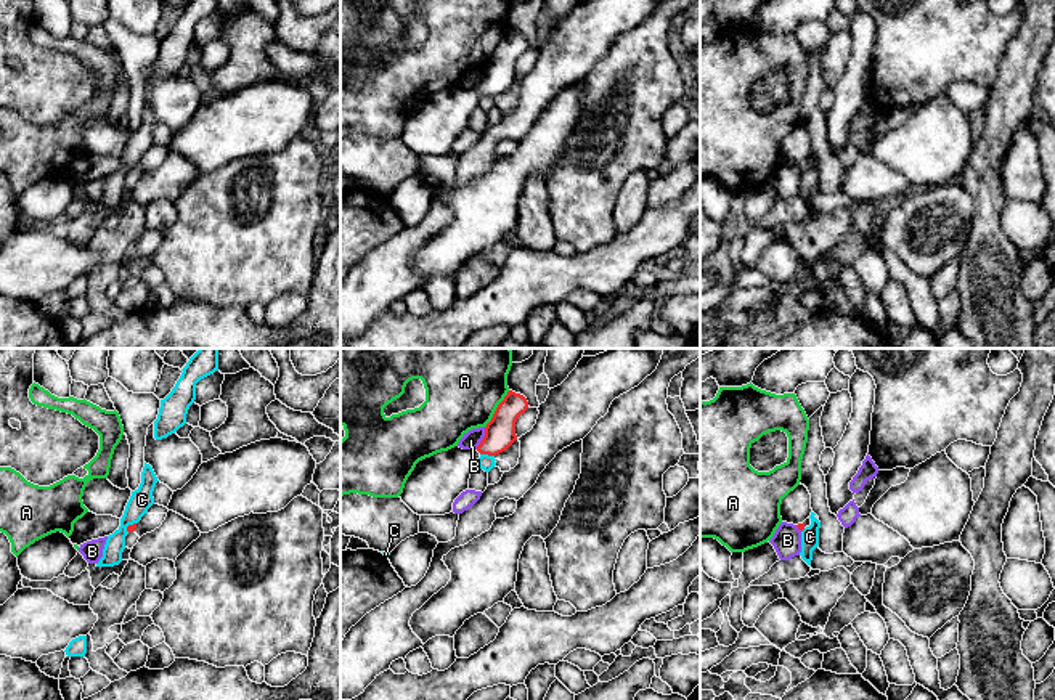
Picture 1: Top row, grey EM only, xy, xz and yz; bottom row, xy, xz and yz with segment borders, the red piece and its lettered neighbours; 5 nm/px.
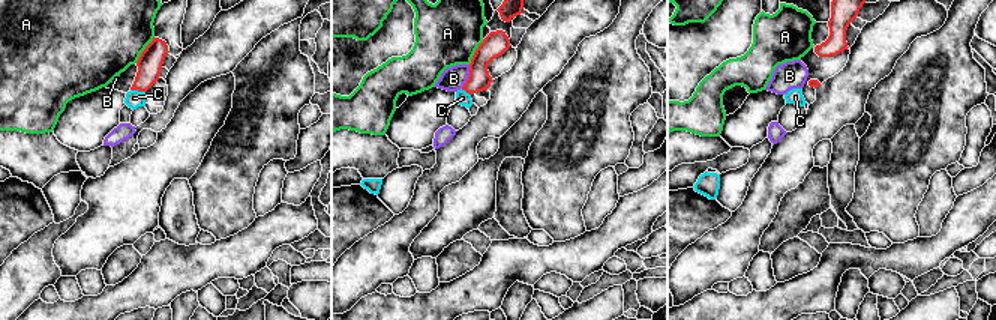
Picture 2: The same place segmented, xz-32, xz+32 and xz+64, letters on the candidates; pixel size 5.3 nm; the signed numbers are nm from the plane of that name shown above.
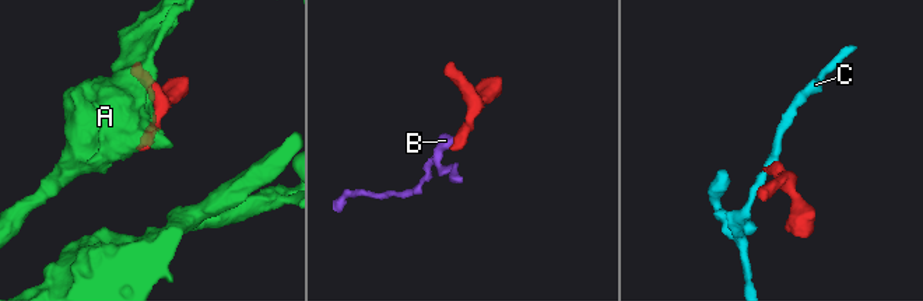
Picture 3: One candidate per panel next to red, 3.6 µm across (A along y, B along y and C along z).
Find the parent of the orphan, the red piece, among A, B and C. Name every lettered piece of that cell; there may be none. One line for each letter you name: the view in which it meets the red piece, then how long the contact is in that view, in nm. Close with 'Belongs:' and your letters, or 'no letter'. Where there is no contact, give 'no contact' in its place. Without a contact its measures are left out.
Belongs: no letter

